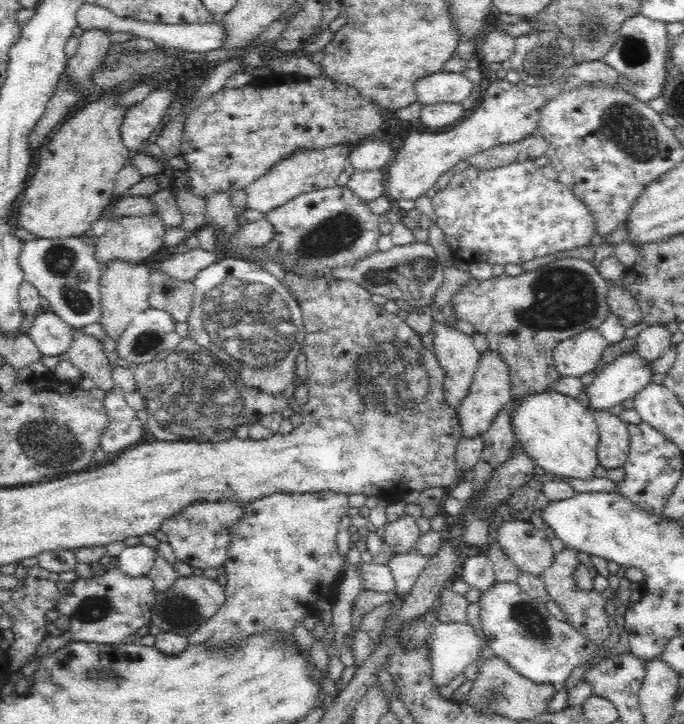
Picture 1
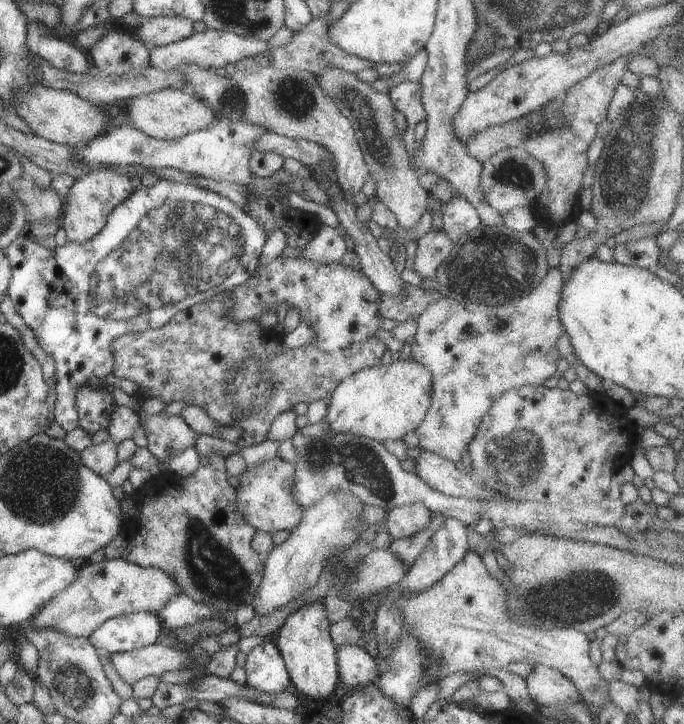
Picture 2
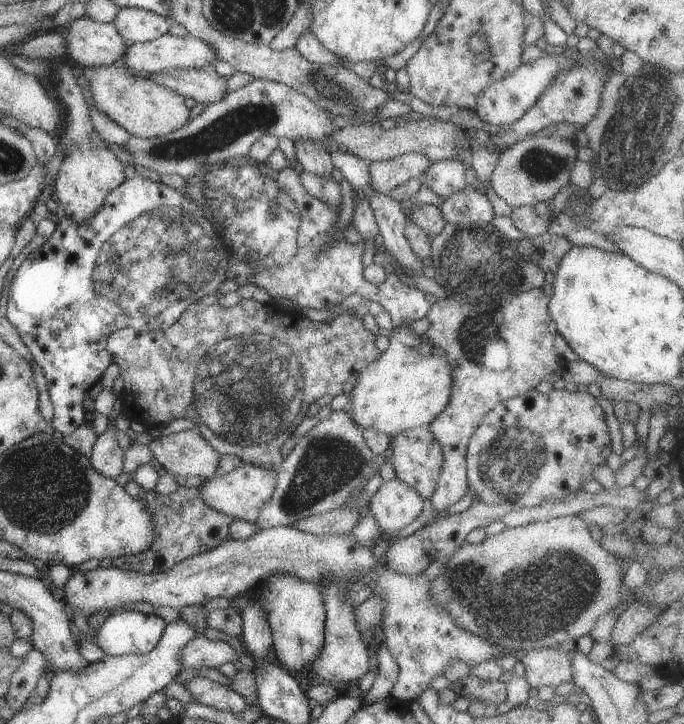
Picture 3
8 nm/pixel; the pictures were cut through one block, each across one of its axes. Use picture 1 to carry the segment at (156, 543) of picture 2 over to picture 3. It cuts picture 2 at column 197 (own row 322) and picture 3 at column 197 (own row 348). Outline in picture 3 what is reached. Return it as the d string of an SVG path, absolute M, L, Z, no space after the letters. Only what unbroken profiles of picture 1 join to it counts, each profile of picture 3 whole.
M178 487L175 492L162 495L150 491L144 500L152 517L155 537L144 552L113 559L113 566L125 571L157 573L172 568L186 557L209 551L231 538L230 523L235 519L208 506L201 497L201 490L195 487Z

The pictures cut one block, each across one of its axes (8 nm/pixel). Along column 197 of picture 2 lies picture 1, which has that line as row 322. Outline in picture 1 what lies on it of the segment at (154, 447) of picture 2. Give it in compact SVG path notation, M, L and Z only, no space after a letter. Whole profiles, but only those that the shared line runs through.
M434 321L431 332L434 334L431 348L444 373L443 388L445 389L446 403L457 412L461 400L468 394L481 354L474 347L472 336L459 331L455 326L448 327L444 323Z

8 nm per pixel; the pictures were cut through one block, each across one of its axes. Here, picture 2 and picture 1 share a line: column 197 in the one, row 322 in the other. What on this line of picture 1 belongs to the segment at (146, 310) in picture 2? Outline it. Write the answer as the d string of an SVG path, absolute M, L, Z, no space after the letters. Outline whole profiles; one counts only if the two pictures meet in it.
M224 255L214 264L208 265L196 273L196 276L192 280L194 283L192 308L187 318L189 337L194 340L196 344L202 346L204 350L209 351L209 354L220 361L226 368L231 369L234 376L238 378L241 386L255 387L257 392L263 392L264 394L280 394L280 392L282 392L288 384L292 384L292 380L294 380L296 356L302 351L302 342L304 336L306 336L302 311L300 310L300 305L292 297L291 291L286 288L280 279L270 274L270 270L260 267L258 264L254 264L254 262L248 262L246 258L240 258L240 260L238 260L238 258L240 257Z

